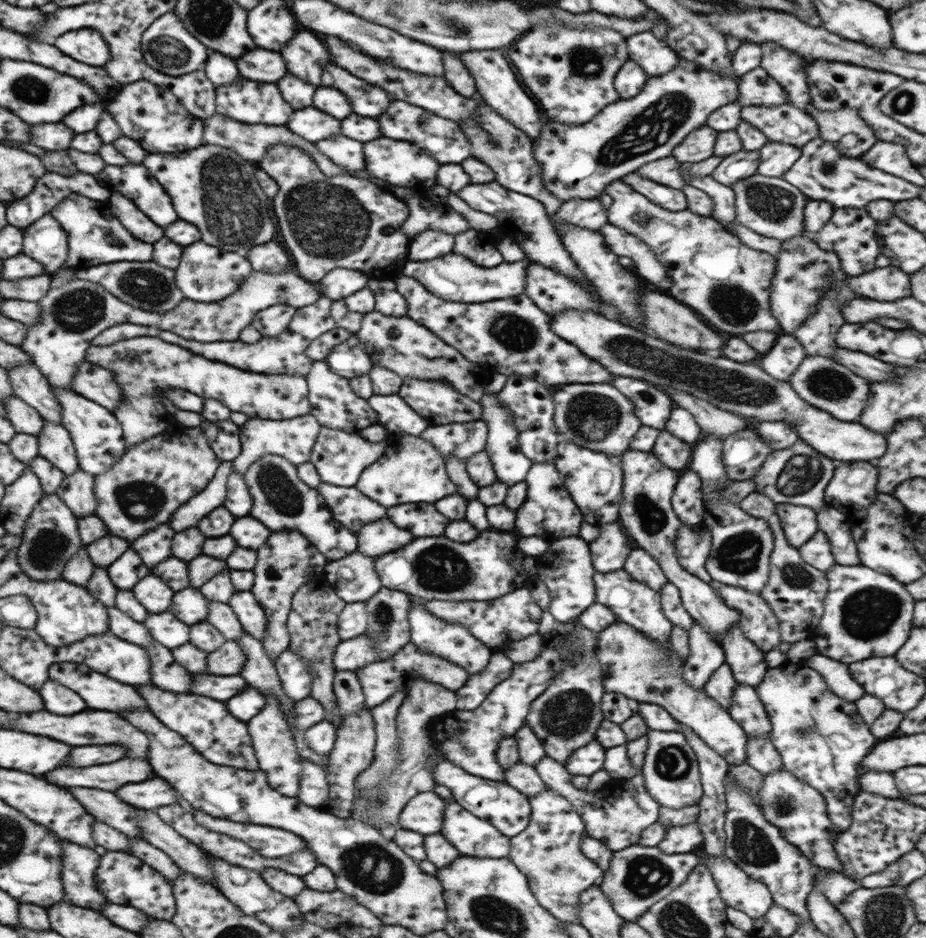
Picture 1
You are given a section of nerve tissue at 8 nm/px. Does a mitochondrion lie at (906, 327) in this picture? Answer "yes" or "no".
no

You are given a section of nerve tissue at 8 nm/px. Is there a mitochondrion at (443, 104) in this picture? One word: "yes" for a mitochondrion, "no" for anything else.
no

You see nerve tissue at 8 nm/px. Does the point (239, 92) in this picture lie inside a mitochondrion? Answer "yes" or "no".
no

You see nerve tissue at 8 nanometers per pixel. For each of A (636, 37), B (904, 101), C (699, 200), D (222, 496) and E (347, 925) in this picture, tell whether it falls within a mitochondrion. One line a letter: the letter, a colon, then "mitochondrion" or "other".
A: other
B: mitochondrion
C: other
D: other
E: other

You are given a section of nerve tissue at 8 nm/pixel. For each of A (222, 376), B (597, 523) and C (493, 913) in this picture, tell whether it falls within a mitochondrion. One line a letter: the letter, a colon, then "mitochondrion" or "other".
A: other
B: other
C: mitochondrion

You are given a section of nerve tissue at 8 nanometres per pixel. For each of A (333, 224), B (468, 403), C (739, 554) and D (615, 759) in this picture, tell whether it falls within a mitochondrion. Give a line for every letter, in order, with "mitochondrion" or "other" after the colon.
A: mitochondrion
B: other
C: mitochondrion
D: other

